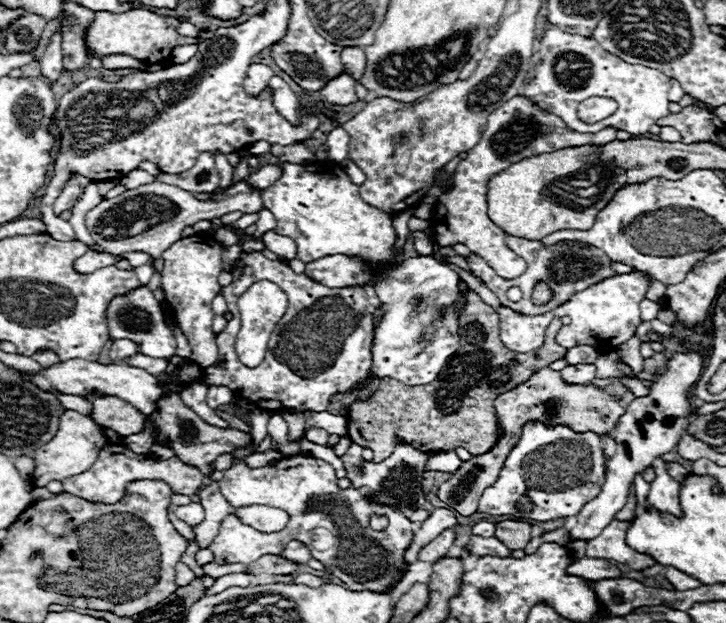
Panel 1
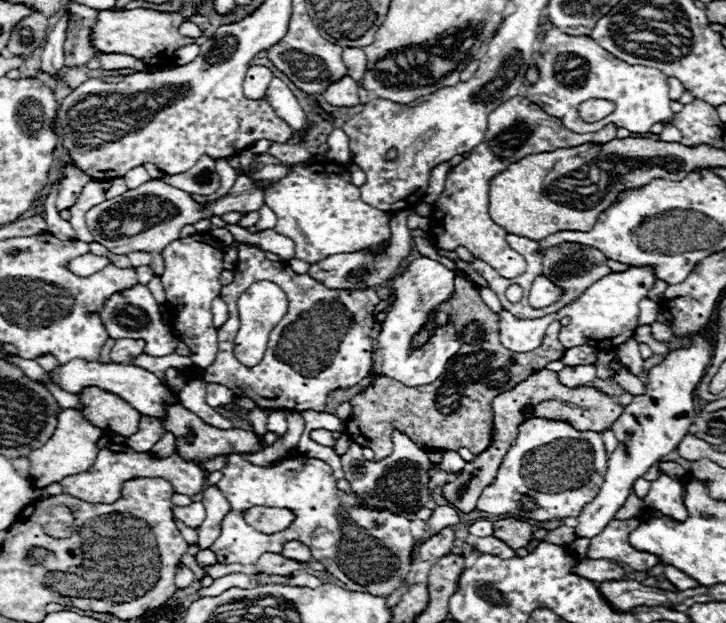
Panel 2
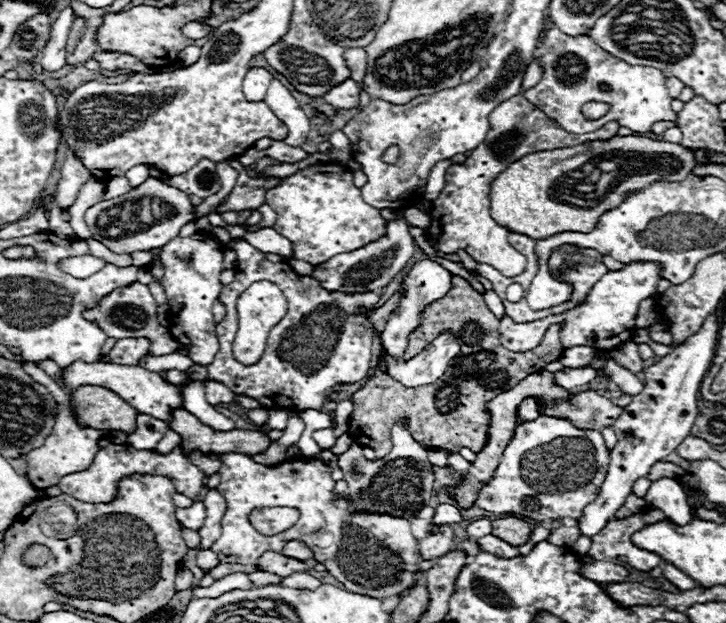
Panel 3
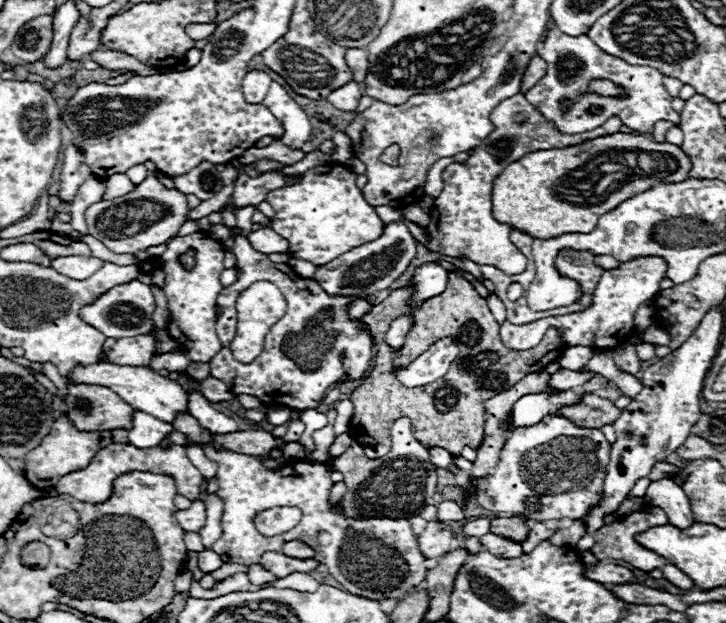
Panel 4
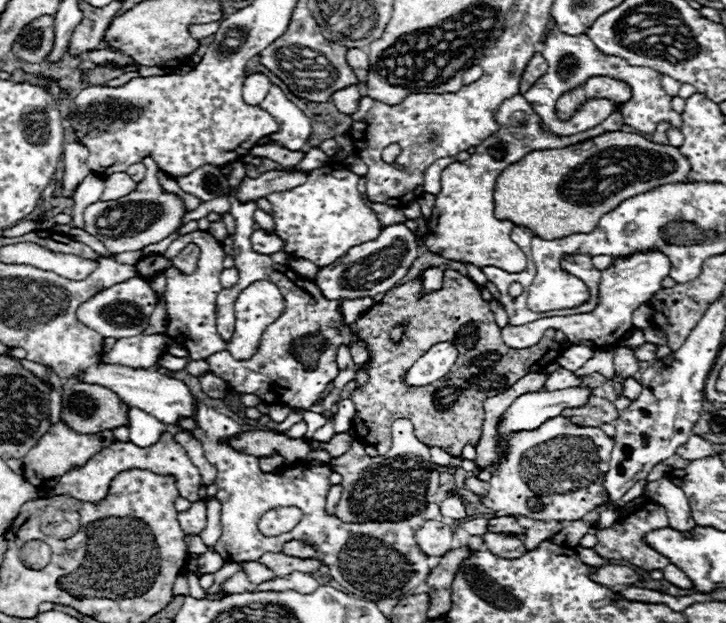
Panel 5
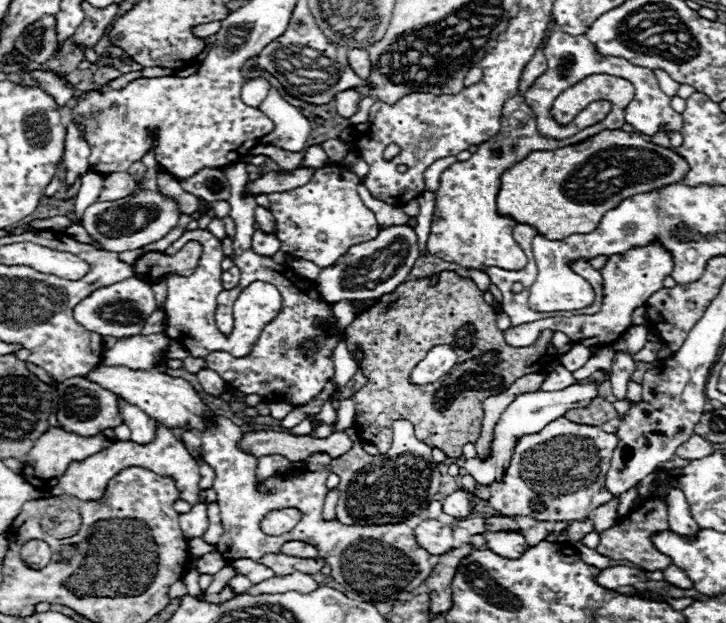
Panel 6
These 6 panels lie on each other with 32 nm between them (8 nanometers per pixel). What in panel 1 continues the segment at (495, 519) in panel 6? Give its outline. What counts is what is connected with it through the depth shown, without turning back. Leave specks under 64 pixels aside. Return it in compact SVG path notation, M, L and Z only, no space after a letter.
M498 522L496 524L496 538L506 544L510 550L522 550L532 538L532 524L528 522Z

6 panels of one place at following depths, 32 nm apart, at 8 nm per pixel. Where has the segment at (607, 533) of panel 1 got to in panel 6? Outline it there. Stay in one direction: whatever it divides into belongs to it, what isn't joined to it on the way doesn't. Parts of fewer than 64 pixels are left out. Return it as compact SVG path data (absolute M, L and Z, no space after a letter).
M650 498L648 502L644 502L642 506L638 506L636 510L632 510L628 516L620 518L612 528L598 532L600 536L600 544L596 548L598 554L608 556L612 560L630 560L632 564L636 564L638 568L644 568L648 572L652 570L664 570L672 564L672 560L668 556L664 556L662 552L658 552L654 548L654 544L650 542L652 532L660 532L668 528L668 520L666 520L666 504L660 500Z

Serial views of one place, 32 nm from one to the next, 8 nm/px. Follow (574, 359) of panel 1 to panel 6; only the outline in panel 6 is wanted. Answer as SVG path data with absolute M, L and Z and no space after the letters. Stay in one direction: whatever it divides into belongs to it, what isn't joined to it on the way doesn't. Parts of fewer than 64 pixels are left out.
M572 344L572 348L570 348L564 356L560 356L560 364L562 364L564 368L568 368L568 370L574 372L574 370L582 368L590 358L592 358L592 352L590 352L588 346Z

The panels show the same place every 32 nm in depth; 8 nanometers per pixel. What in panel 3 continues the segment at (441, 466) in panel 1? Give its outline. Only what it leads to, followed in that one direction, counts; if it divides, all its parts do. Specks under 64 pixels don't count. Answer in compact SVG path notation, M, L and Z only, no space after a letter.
M454 452L448 454L448 466L446 468L452 468L454 472L463 472L468 470L468 466L470 466L470 462L465 460L460 454Z

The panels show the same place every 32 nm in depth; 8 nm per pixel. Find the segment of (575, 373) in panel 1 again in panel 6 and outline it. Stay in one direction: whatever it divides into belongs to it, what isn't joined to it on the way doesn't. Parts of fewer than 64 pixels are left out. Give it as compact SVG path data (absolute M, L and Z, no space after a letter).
M556 366L556 370L554 372L550 372L548 376L546 376L546 380L544 380L544 384L542 384L542 388L544 390L564 390L564 388L568 388L568 386L574 386L574 384L578 384L578 380L572 376L572 372L568 372L564 366Z

